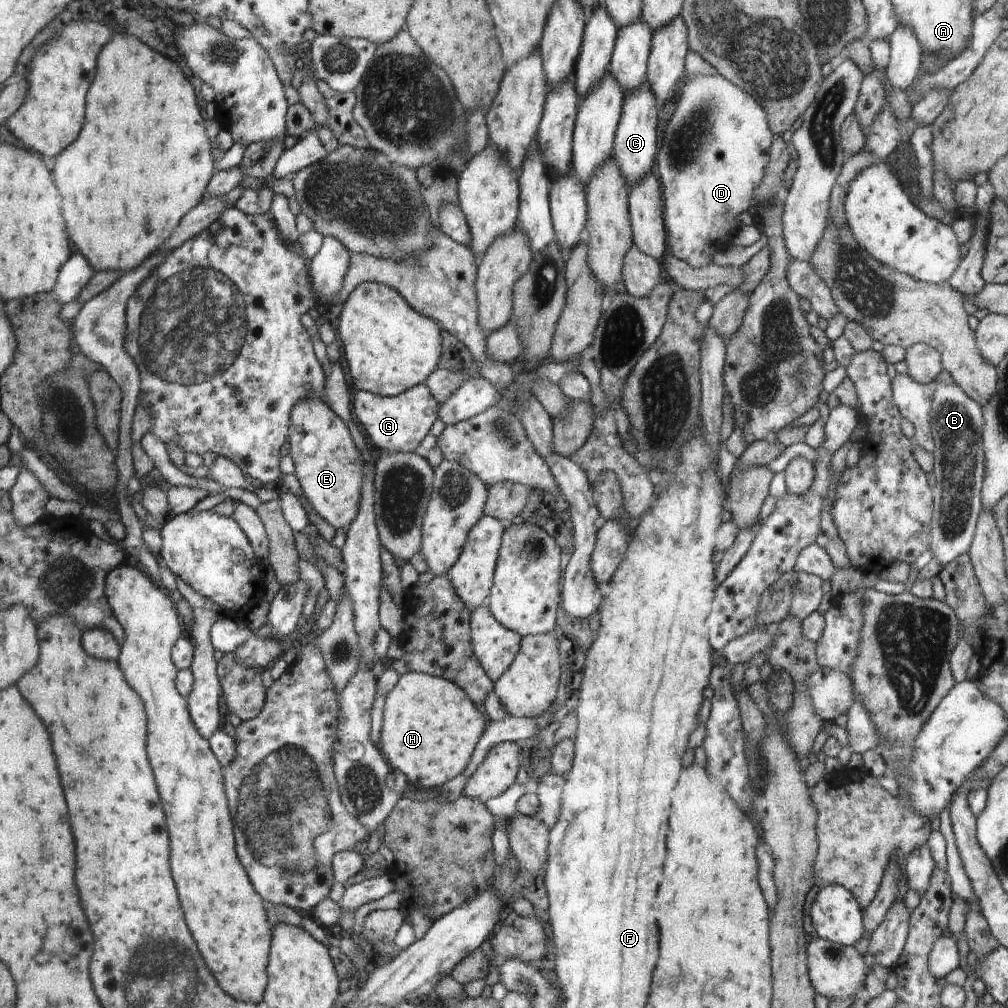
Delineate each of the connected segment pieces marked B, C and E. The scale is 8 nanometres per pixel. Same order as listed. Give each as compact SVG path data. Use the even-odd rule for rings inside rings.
M932 381L930 407L931 433L935 440L932 452L936 475L935 514L932 517L931 544L933 558L942 567L961 554L970 551L975 529L982 512L982 488L986 480L986 452L983 450L983 430L986 420L983 407L956 383Z
M647 80L646 84L626 93L622 114L615 130L614 156L630 185L638 185L644 177L650 176L652 160L656 158L656 138L658 138L656 134L656 128L658 128L656 97L648 86Z
M314 393L292 410L288 441L303 496L330 526L348 529L358 516L367 474L344 421Z

